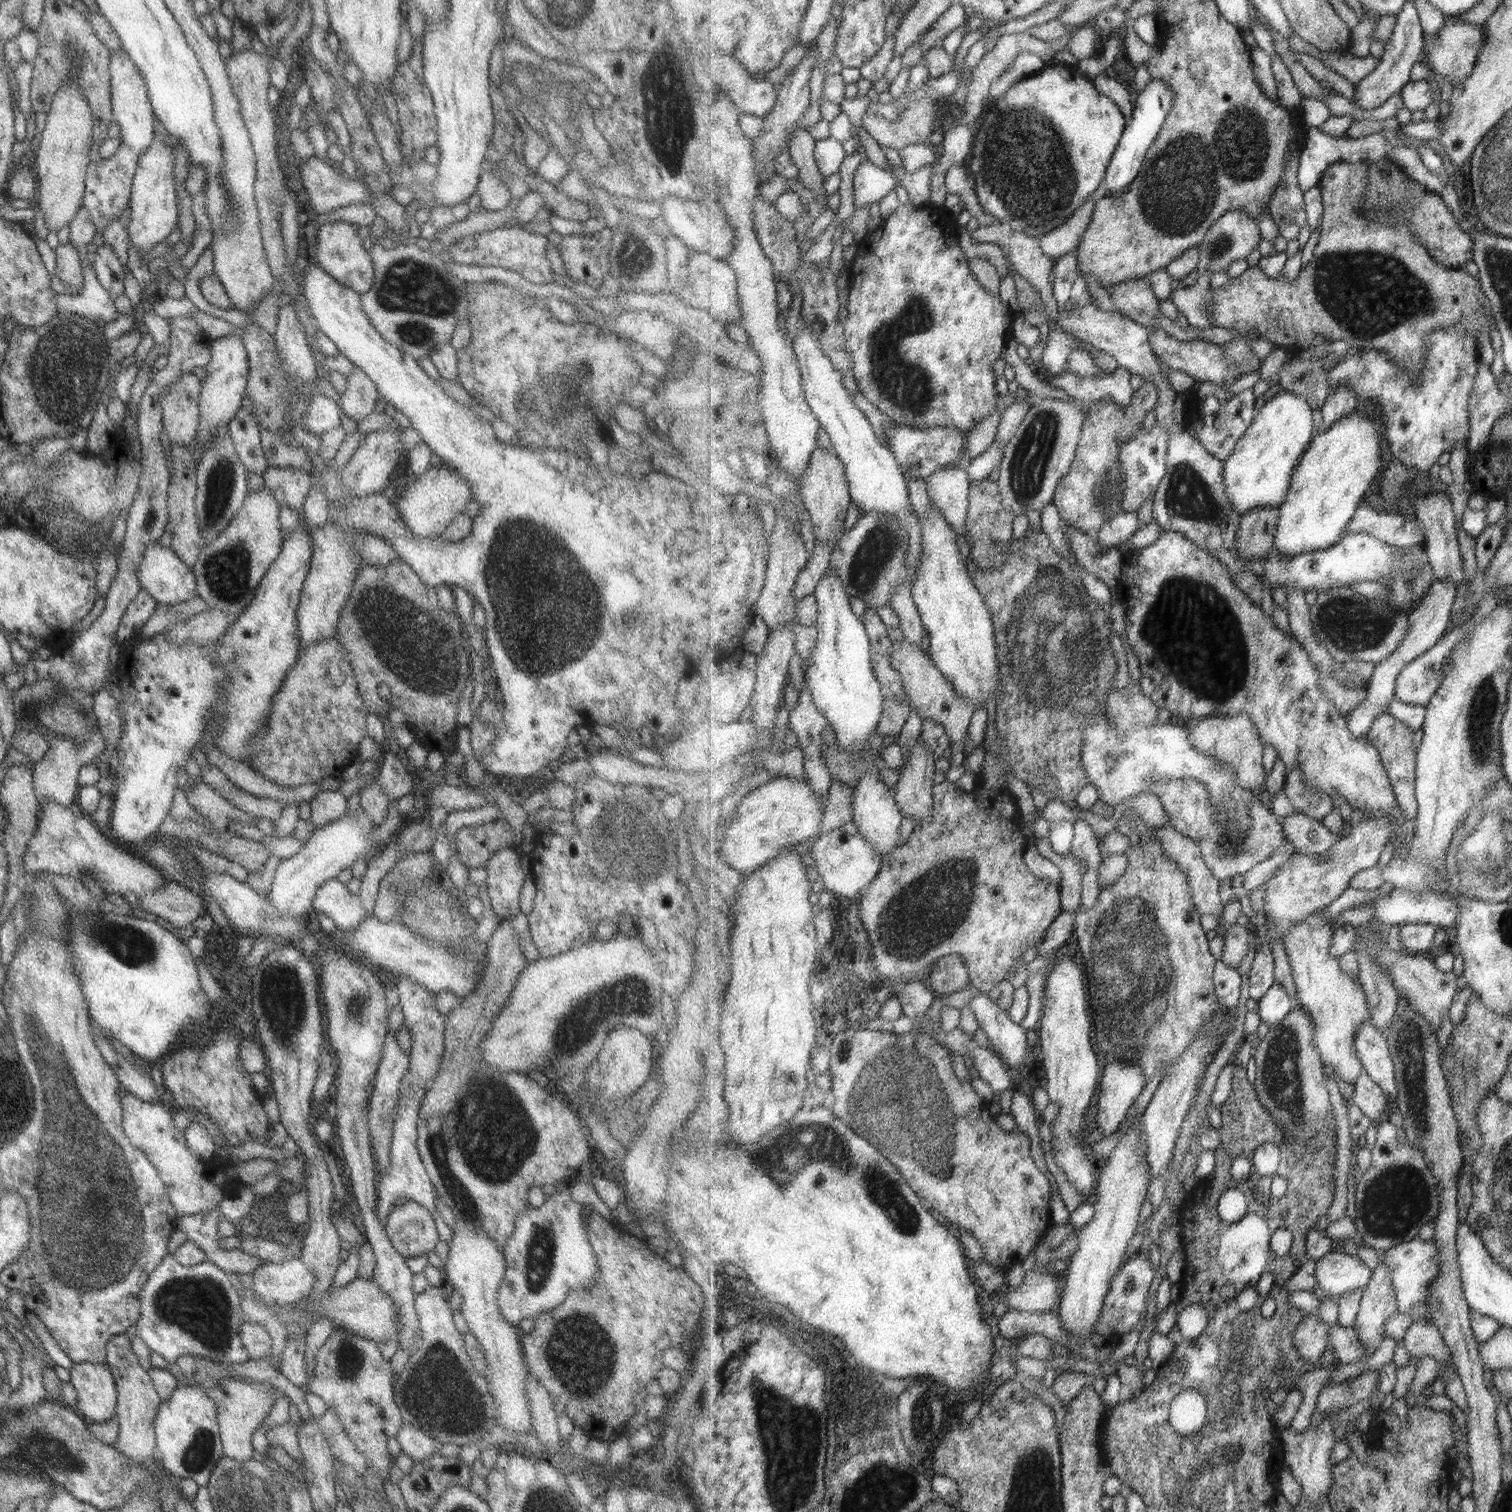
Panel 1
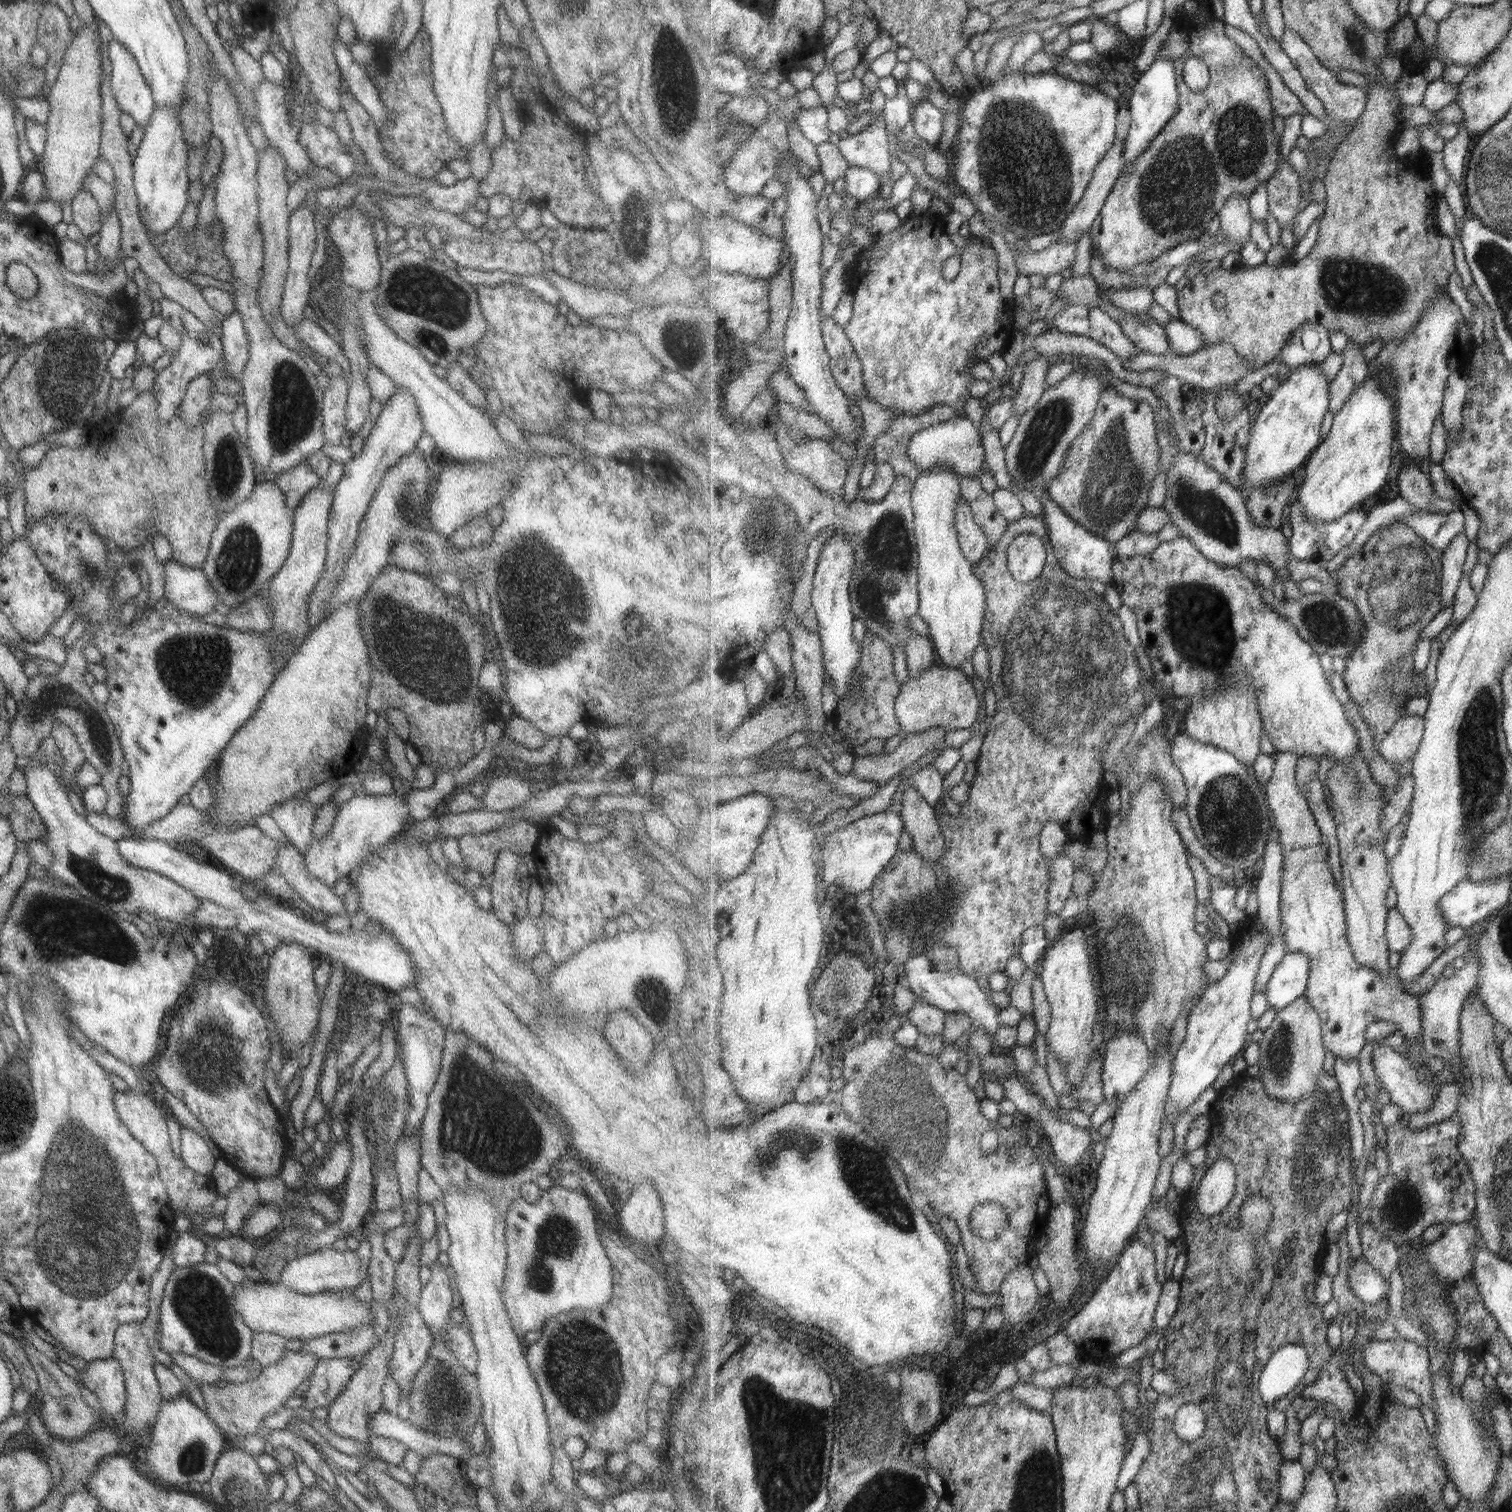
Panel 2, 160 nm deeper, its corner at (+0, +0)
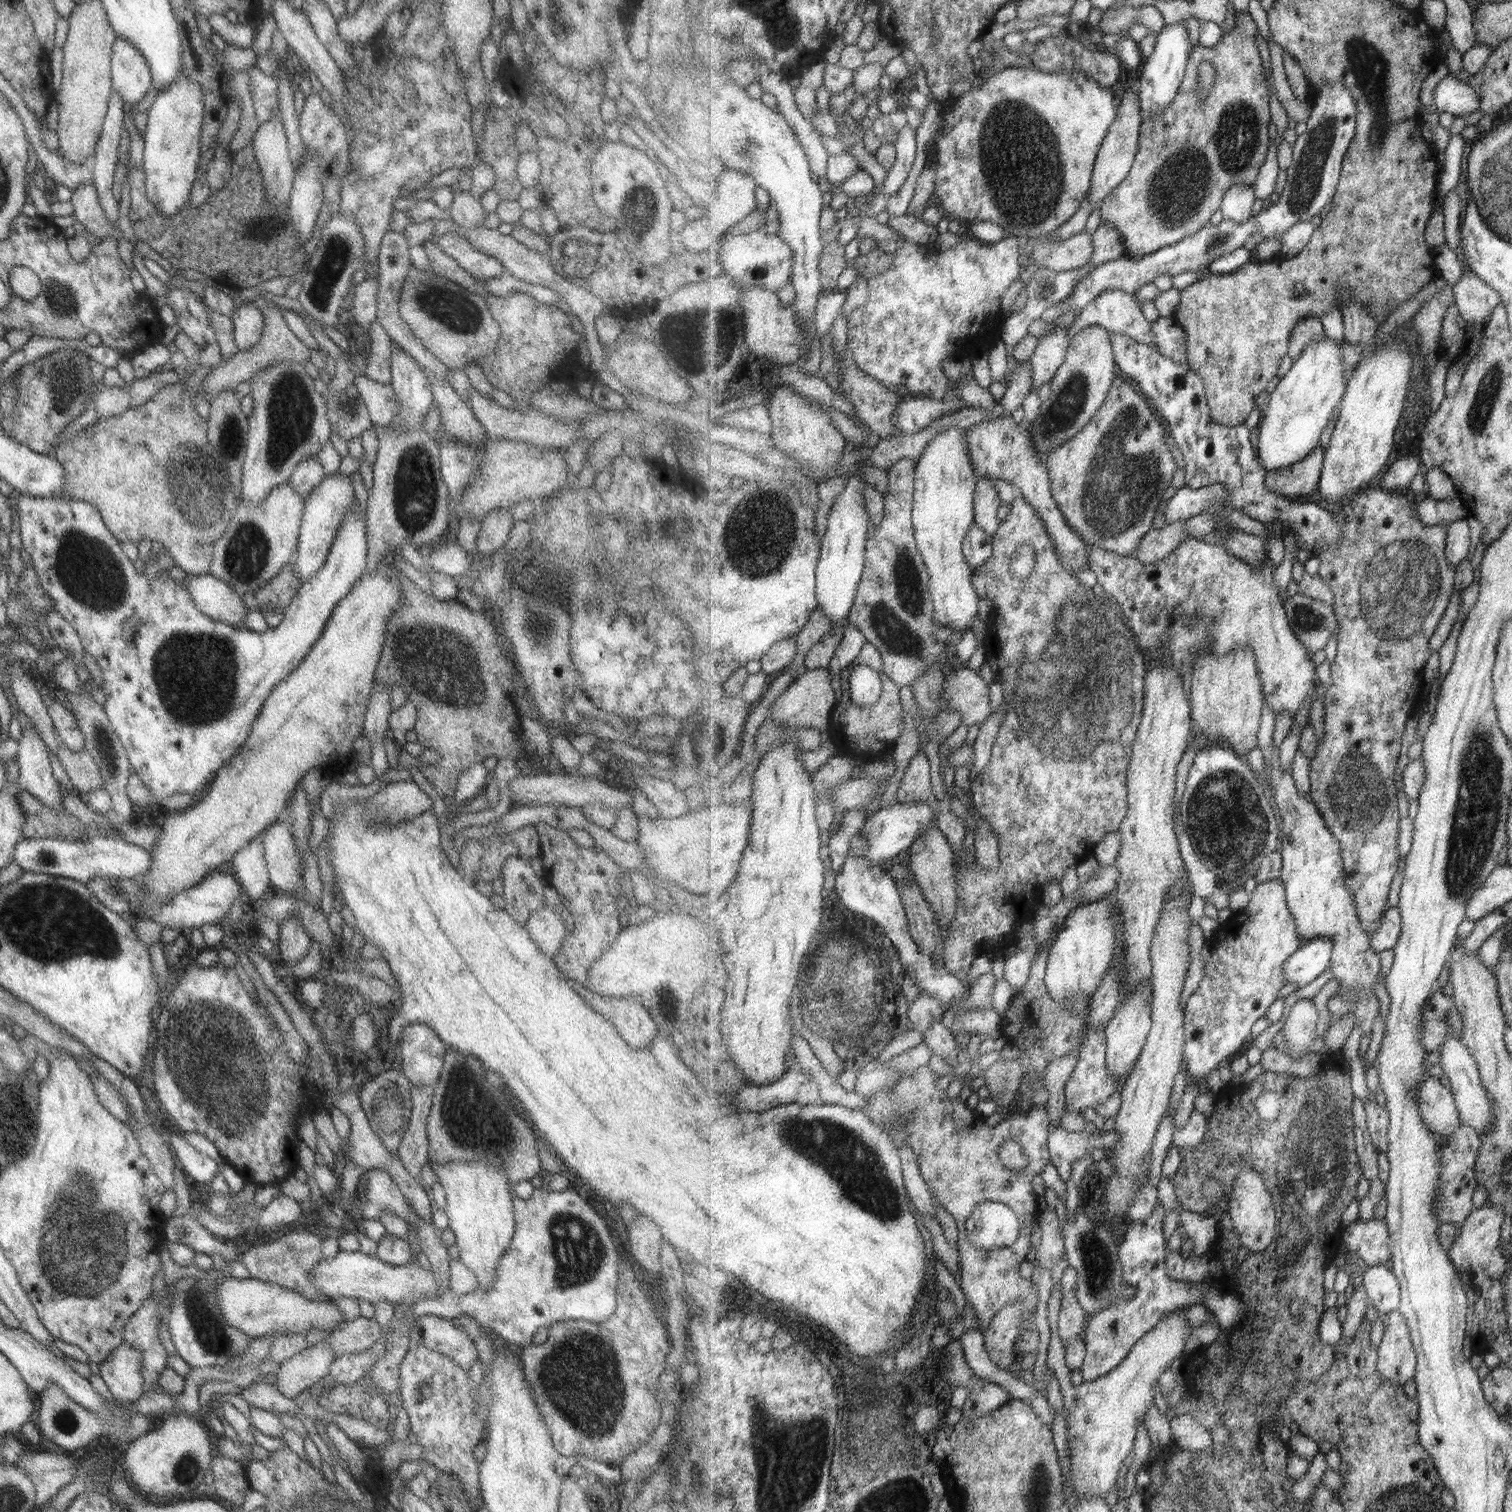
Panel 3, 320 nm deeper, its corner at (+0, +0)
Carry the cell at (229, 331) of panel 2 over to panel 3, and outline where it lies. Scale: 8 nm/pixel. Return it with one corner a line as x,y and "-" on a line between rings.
242,303
230,316
233,342
238,351
252,348
261,337
263,315
249,303

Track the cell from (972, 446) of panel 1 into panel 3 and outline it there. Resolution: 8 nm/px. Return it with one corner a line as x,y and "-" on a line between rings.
1028,362
1022,363
1009,376
1005,394
999,404
1004,408
1002,416
1012,415
1021,407
1027,394
1033,393
1033,366

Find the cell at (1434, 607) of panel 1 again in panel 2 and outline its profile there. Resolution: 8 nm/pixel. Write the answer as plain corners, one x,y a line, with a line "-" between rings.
1465,533
1457,535
1453,542
1442,553
1442,606
1454,606
1456,594
1464,576
1464,568
1468,559
1471,540

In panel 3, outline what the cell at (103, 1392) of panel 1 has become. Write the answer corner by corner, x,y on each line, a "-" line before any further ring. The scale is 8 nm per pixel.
121,1342
98,1364
99,1376
116,1403
137,1400
142,1395
142,1372
139,1352

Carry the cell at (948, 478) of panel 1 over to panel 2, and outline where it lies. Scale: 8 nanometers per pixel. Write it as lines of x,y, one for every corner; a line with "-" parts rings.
964,497
958,503
956,518
962,551
972,563
981,562
990,550
990,540
983,527
975,520
970,502

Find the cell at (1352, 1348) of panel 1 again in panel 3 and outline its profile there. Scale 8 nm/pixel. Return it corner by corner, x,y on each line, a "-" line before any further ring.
1400,1311
1391,1312
1383,1319
1385,1327
1378,1335
1378,1369
1387,1380
1402,1386
1417,1372
1417,1351

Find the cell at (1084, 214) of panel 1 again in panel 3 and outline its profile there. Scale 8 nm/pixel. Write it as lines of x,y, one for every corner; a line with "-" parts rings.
1133,86
1123,94
1123,102
1119,106
1119,118
1115,120
1101,145
1089,193
1092,208
1101,208
1107,195
1110,195
1128,177
1140,149
1141,127
1144,126
1144,119
1140,106
1140,90

